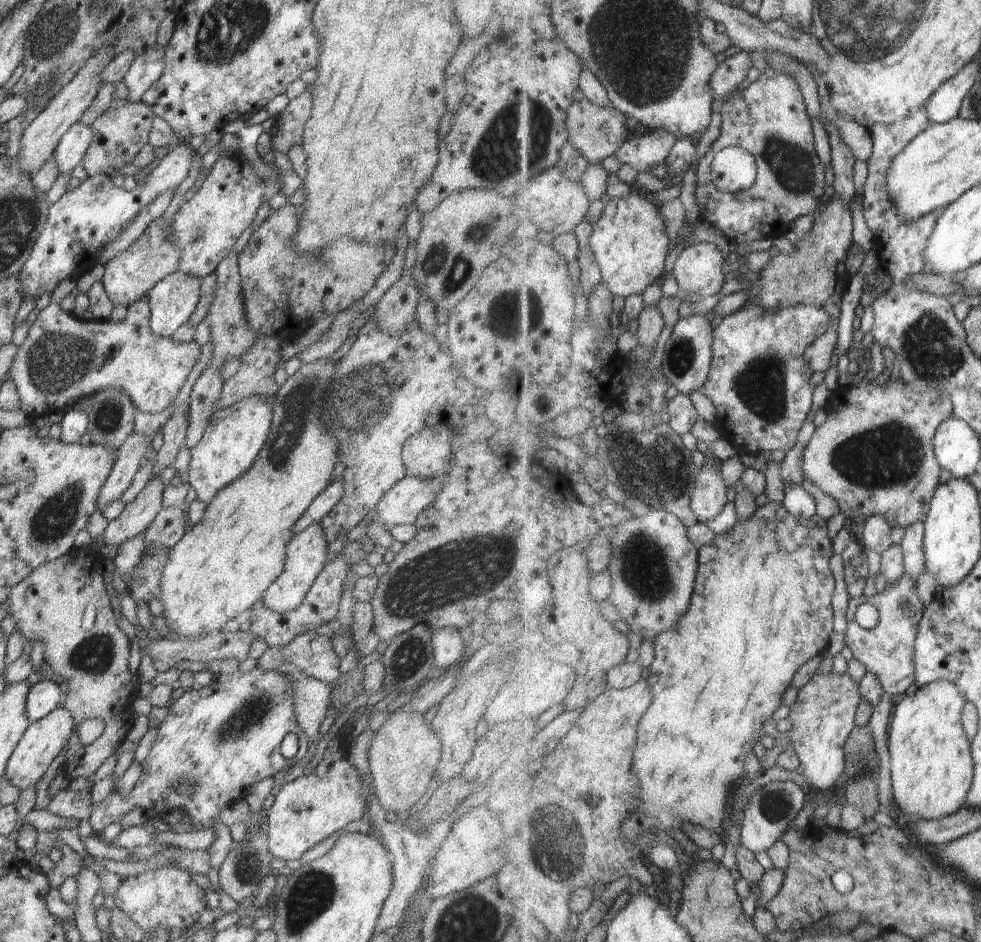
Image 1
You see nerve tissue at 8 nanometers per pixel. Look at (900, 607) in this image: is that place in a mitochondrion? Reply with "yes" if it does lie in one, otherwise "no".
yes

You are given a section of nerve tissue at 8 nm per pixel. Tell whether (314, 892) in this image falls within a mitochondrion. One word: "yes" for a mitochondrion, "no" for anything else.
yes

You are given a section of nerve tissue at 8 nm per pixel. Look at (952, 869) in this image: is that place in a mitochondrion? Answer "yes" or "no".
no

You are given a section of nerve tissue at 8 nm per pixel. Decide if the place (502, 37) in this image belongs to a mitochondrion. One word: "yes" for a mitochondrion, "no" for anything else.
no

